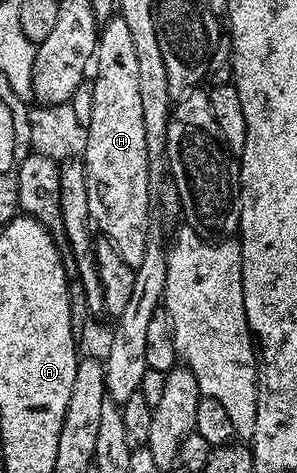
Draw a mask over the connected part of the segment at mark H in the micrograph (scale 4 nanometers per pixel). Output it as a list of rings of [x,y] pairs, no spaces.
[[[115,16],[103,23],[98,34],[94,55],[94,112],[90,112],[87,131],[96,142],[86,140],[82,153],[85,176],[88,178],[89,216],[95,229],[101,230],[103,237],[126,260],[126,264],[138,267],[146,253],[146,242],[150,231],[148,224],[148,162],[146,148],[146,129],[143,128],[142,101],[139,92],[138,57],[134,39],[124,17]]]

